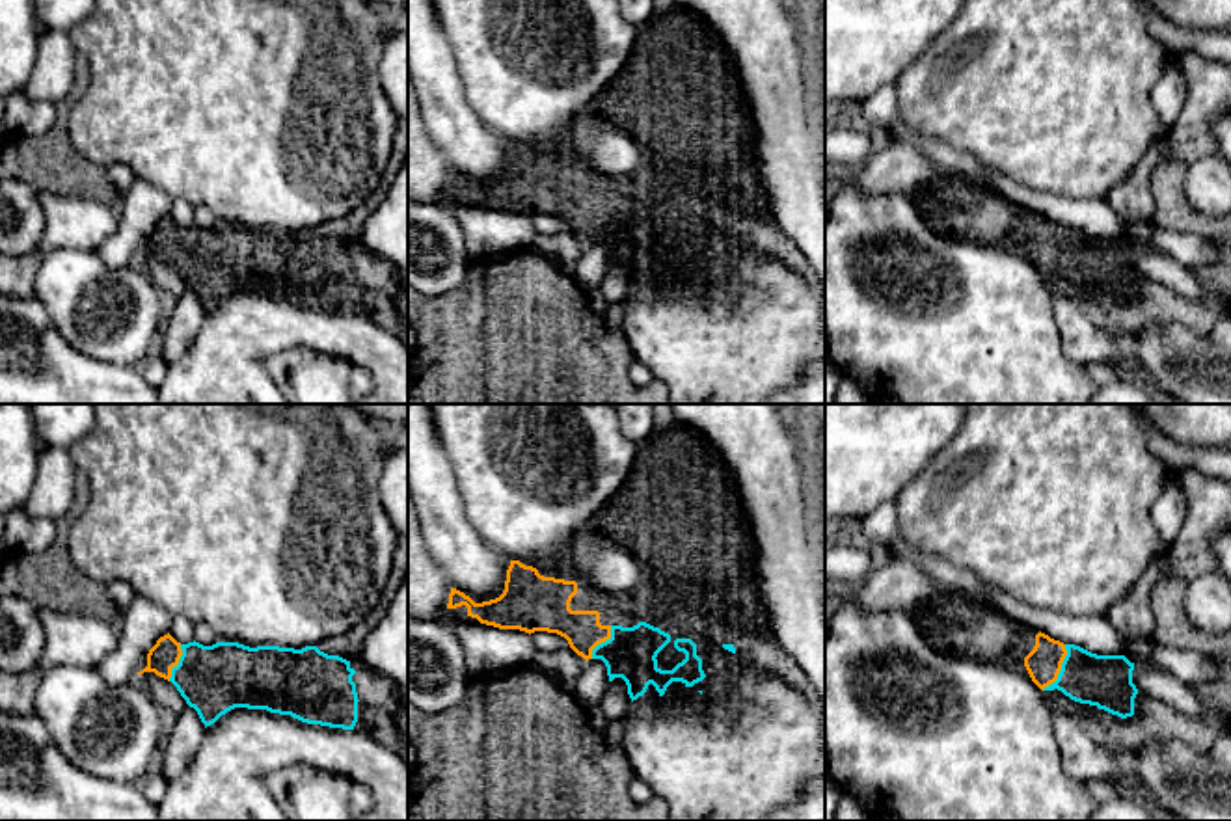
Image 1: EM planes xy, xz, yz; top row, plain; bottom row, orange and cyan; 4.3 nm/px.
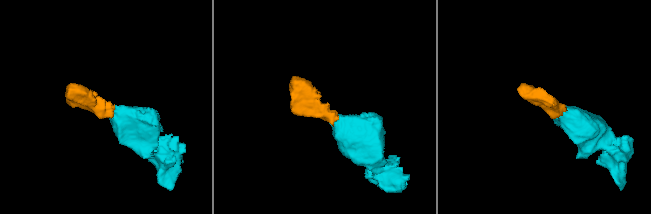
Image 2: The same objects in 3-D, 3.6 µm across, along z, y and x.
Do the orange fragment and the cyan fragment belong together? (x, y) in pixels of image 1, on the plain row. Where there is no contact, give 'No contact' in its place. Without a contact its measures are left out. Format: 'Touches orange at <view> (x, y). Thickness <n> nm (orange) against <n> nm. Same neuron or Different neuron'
Touches orange at yz (1060, 252). Thickness 160 nm (orange) against 220 nm. Same neuron

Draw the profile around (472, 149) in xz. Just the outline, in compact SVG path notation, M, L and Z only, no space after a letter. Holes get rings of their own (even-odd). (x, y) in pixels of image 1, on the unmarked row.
M408 0L408 71L447 166L475 186L499 181L510 141L492 132L467 102L434 0Z

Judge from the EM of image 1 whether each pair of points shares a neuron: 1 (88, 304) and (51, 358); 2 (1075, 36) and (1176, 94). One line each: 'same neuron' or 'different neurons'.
1: different neurons
2: different neurons

